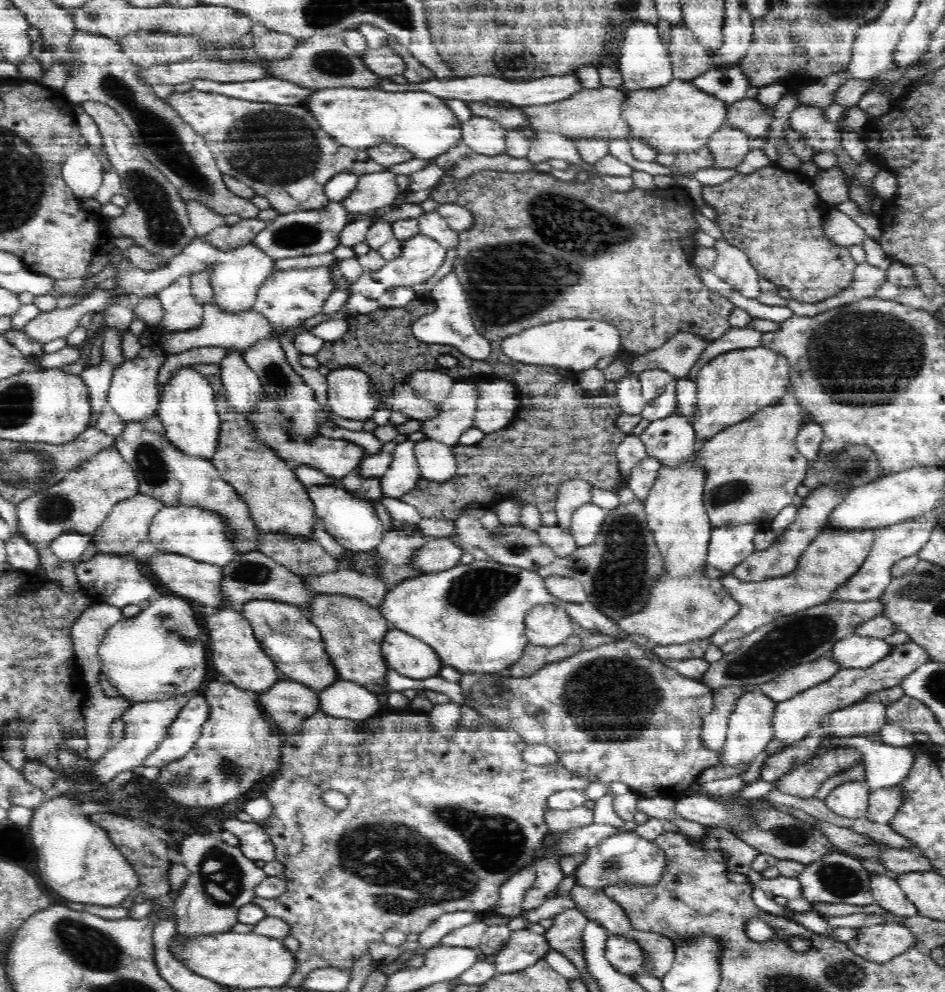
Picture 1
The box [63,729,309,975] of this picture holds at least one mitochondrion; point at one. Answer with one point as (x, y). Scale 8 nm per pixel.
(224, 866)

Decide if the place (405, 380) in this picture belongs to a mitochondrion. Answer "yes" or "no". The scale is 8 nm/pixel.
no

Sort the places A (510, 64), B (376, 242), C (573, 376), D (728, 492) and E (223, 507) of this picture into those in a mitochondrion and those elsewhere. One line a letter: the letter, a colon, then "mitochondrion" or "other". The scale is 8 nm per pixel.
A: mitochondrion
B: other
C: other
D: mitochondrion
E: other

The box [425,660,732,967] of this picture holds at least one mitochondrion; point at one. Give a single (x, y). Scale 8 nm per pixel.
(614, 864)

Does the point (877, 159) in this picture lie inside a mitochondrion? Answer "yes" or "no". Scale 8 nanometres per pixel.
no

